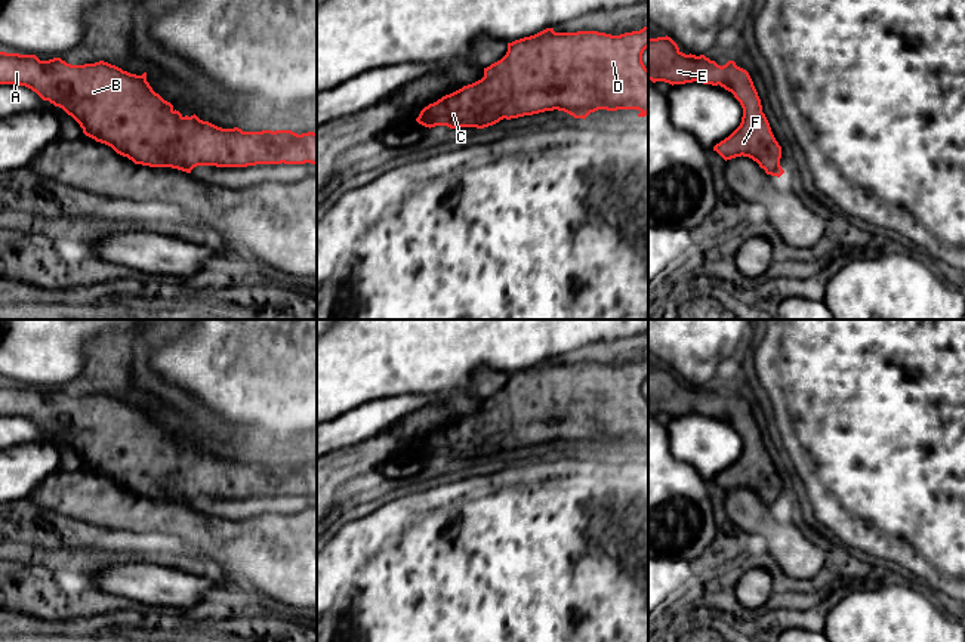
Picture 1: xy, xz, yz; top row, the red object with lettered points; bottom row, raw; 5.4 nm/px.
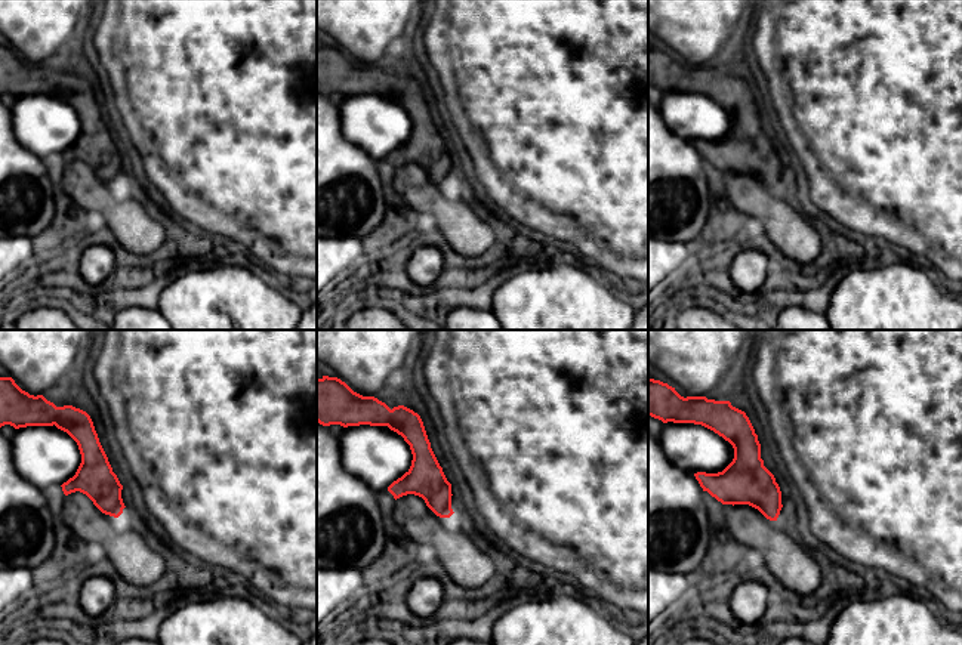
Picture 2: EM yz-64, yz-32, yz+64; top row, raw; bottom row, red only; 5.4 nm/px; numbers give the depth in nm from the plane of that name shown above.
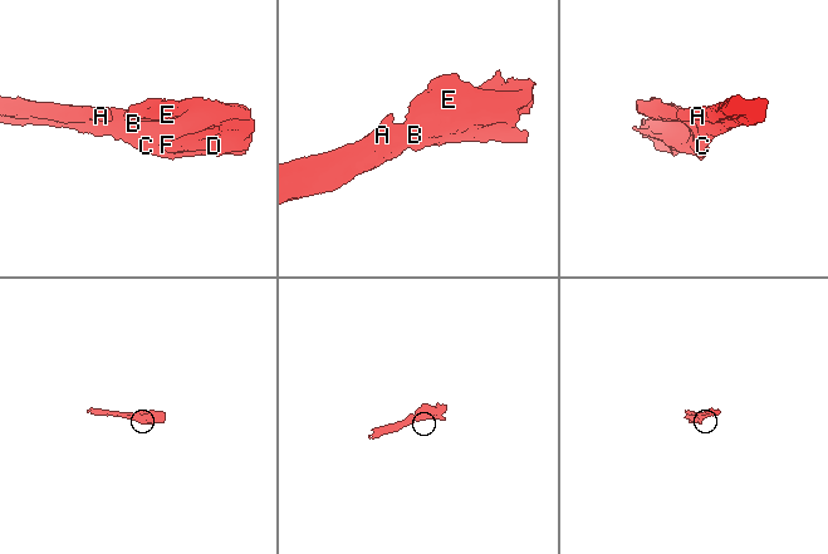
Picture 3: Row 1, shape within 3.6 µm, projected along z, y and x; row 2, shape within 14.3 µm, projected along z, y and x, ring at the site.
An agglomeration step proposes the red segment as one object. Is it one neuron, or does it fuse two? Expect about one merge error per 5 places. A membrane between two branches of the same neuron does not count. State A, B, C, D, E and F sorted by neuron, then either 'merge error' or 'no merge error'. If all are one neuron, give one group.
A B C D E F; no merge error

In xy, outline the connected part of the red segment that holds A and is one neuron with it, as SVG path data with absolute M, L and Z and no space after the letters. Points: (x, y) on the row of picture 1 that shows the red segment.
M0 52L0 84L19 84L43 101L62 108L96 142L111 146L135 164L172 167L186 173L197 166L247 167L256 164L317 164L317 133L297 135L292 130L243 132L222 129L182 115L152 90L142 75L130 74L108 62L71 65L61 58L40 61L36 55Z

